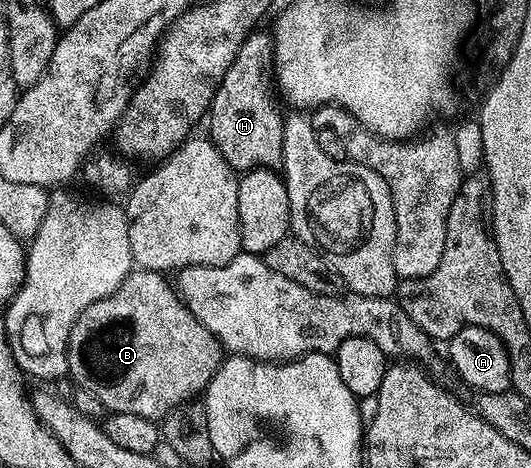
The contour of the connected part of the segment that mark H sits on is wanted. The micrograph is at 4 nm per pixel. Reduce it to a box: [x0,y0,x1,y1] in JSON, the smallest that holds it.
[206,32,285,171]

